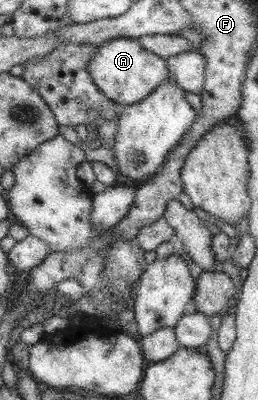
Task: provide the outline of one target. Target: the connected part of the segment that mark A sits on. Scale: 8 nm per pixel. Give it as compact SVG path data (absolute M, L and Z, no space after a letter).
M116 38L95 48L94 58L90 60L86 69L103 96L115 101L117 106L124 107L143 101L160 84L171 79L166 61L155 53L147 52L138 39Z

